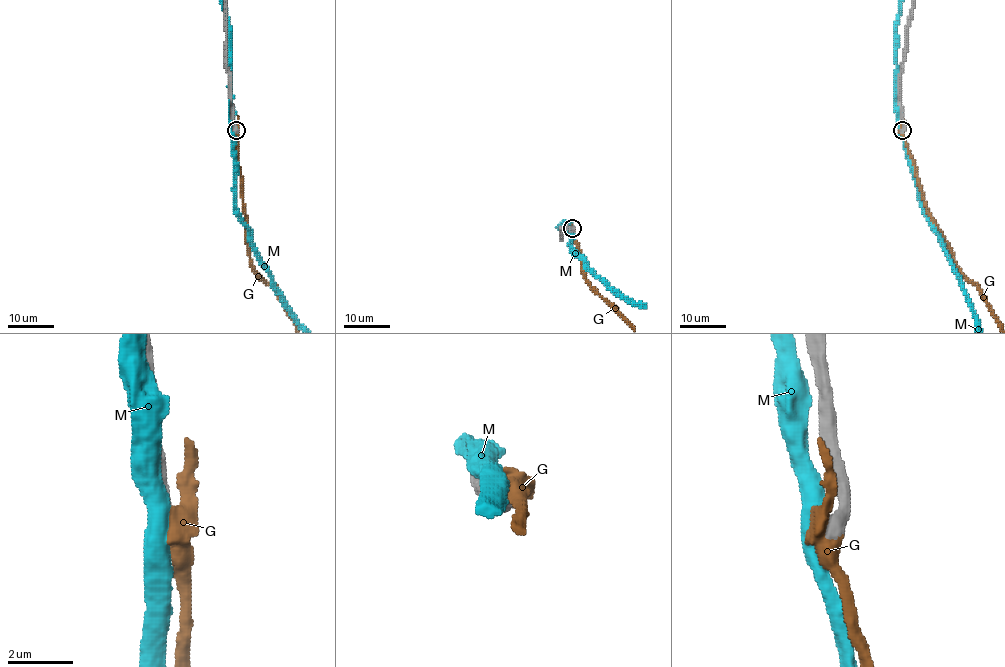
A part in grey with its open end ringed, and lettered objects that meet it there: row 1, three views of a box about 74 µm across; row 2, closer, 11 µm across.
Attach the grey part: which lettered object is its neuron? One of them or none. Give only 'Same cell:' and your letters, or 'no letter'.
Same cell: G

